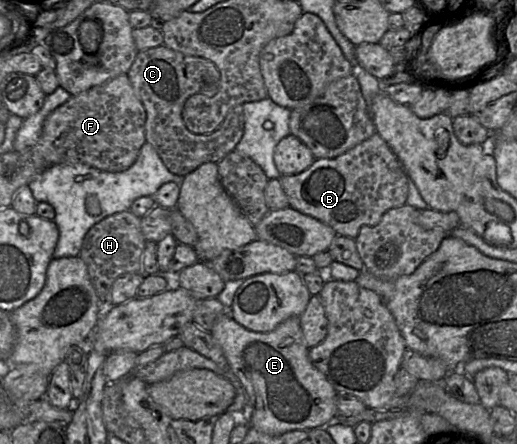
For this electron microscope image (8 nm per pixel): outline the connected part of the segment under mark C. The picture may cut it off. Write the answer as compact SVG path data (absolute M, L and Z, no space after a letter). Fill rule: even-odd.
M160 45L139 51L127 76L146 112L146 142L154 147L171 173L185 176L203 163L218 163L232 152L241 140L244 132L242 105L233 107L218 128L209 134L194 134L183 122L181 112L185 101L191 95L213 96L218 92L220 72L212 61L202 57L187 56Z

